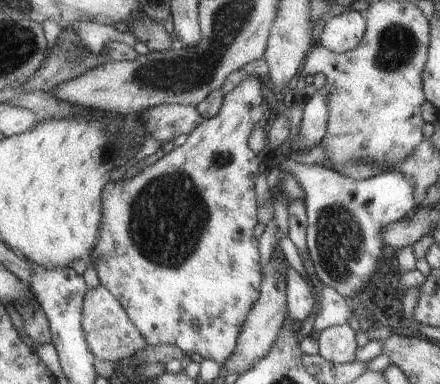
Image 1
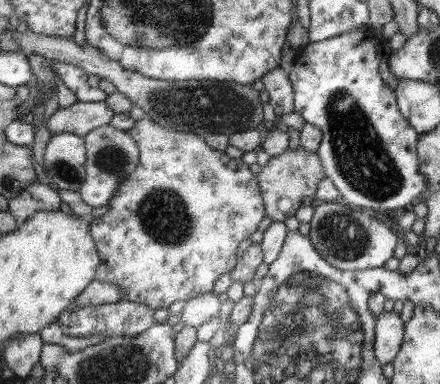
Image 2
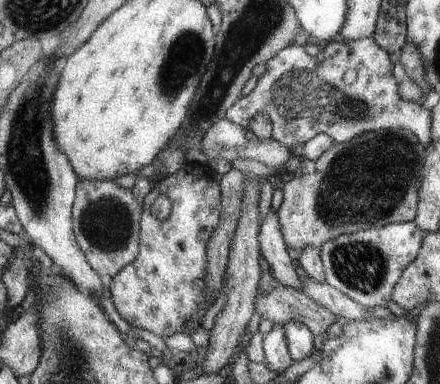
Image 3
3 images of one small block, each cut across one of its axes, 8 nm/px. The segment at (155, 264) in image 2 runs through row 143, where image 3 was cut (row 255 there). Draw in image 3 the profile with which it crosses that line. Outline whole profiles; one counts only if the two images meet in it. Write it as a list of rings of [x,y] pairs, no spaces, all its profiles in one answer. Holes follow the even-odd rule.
[[[185,166],[179,174],[171,174],[169,178],[155,182],[151,192],[143,200],[143,220],[141,220],[141,250],[139,256],[125,266],[115,278],[109,282],[111,298],[113,304],[119,312],[119,316],[129,324],[143,328],[145,332],[157,334],[157,336],[171,336],[175,332],[183,332],[185,324],[189,322],[191,316],[197,314],[197,310],[207,302],[207,268],[209,268],[209,242],[213,240],[213,232],[221,224],[223,216],[223,188],[221,188],[221,178],[215,172],[205,172],[205,166],[199,166],[197,174],[191,166]],[[167,194],[173,212],[167,220],[157,220],[151,212],[151,204],[155,202],[157,196]]]

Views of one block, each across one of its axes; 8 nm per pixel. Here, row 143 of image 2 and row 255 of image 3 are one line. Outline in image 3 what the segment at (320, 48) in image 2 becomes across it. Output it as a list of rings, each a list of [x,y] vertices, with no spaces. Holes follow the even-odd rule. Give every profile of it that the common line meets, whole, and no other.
[[[415,222],[385,224],[383,228],[359,230],[353,234],[341,234],[321,246],[321,262],[325,270],[325,284],[337,288],[357,304],[383,306],[391,300],[393,288],[403,276],[403,270],[419,256],[423,244],[423,232]]]

